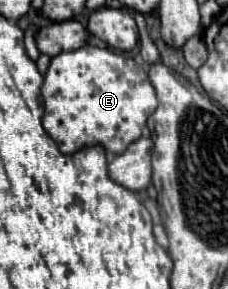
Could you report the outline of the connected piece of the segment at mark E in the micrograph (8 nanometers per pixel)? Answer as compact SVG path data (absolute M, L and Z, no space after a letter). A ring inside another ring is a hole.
M82 45L80 49L64 51L52 57L50 67L44 75L42 97L44 97L42 125L46 133L58 143L64 155L72 155L74 151L80 151L84 147L96 147L96 145L102 145L106 153L122 155L122 151L126 151L126 147L134 143L134 139L140 139L146 127L146 119L152 115L152 111L158 105L154 87L146 71L140 65L136 65L132 57L118 55L94 45Z

